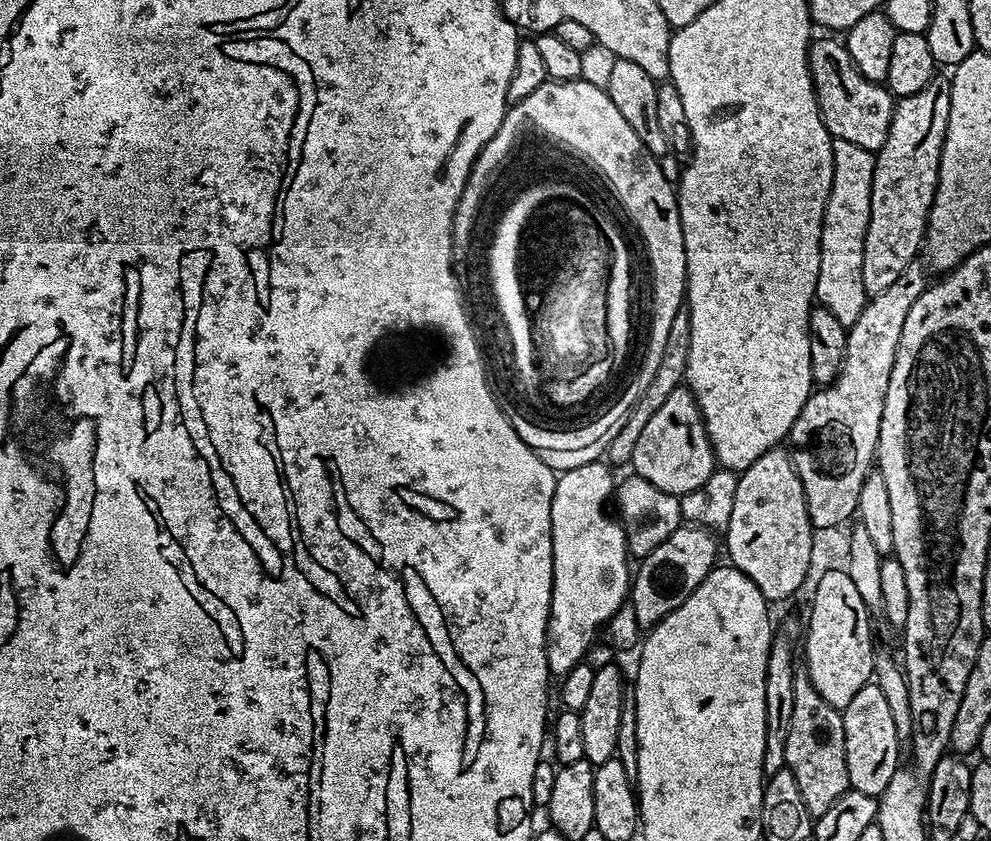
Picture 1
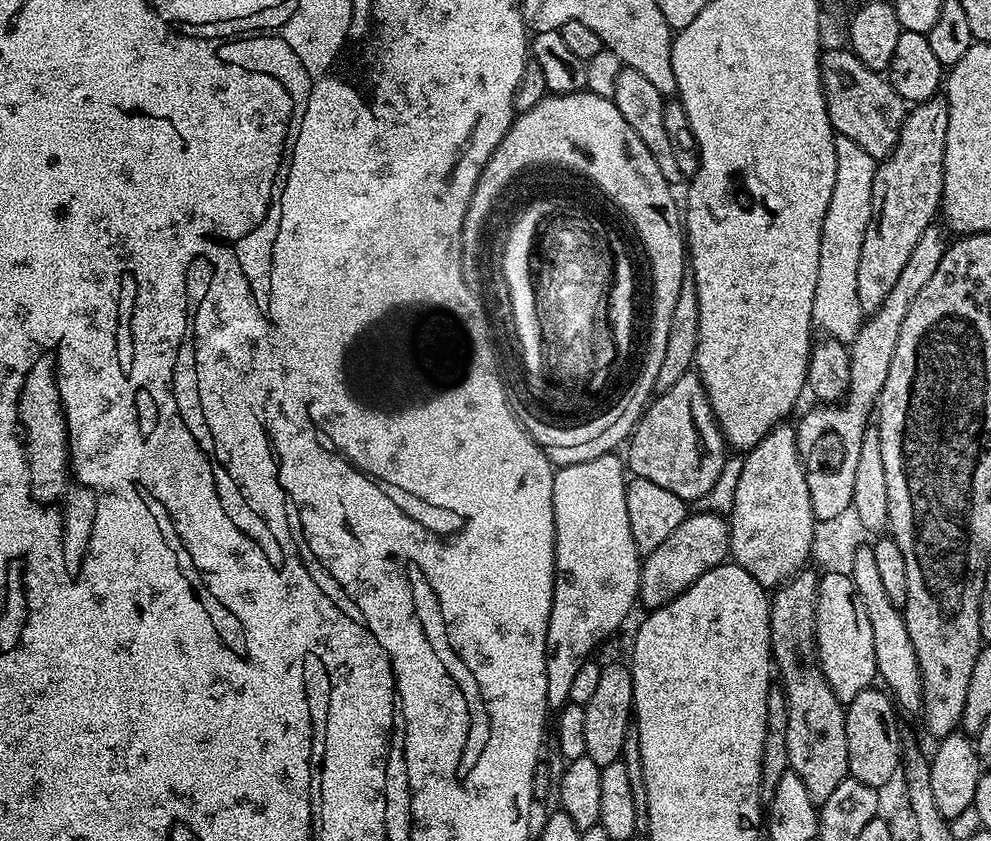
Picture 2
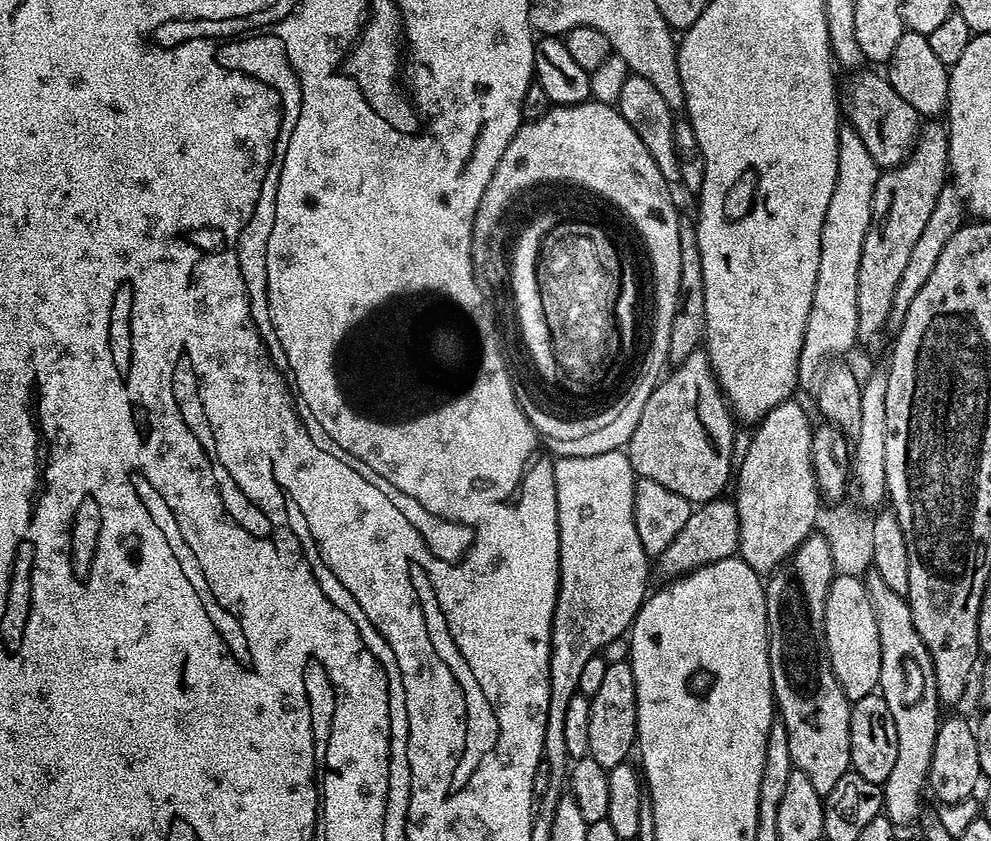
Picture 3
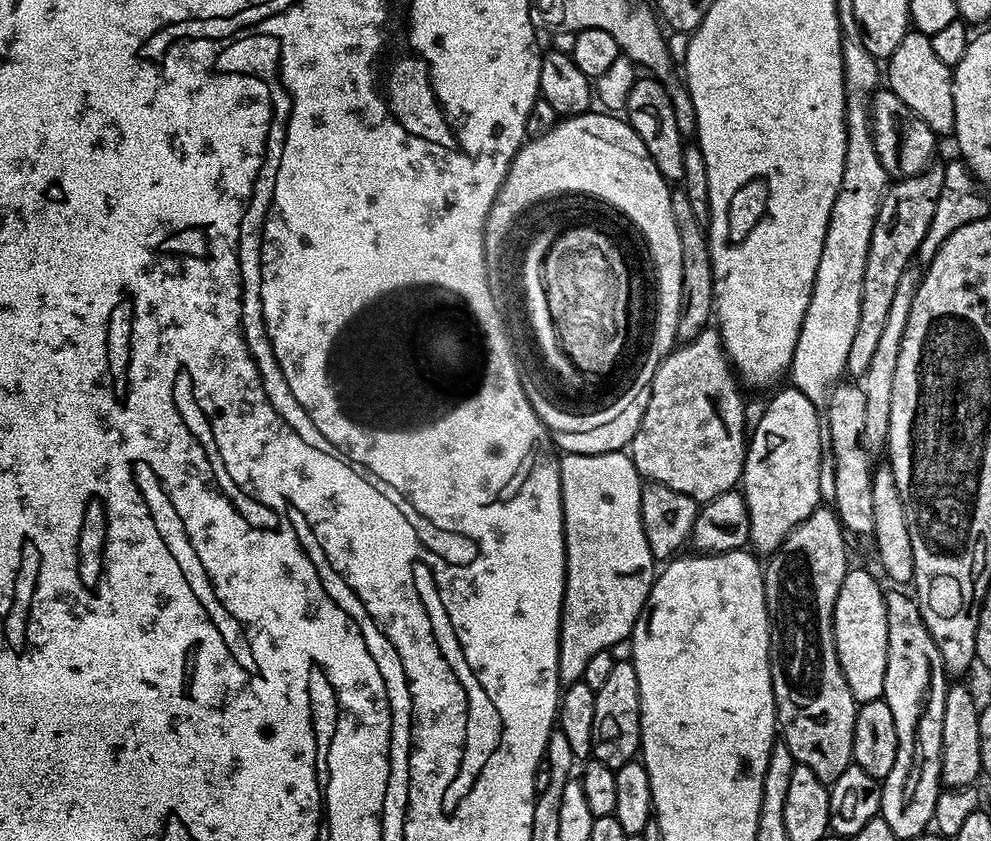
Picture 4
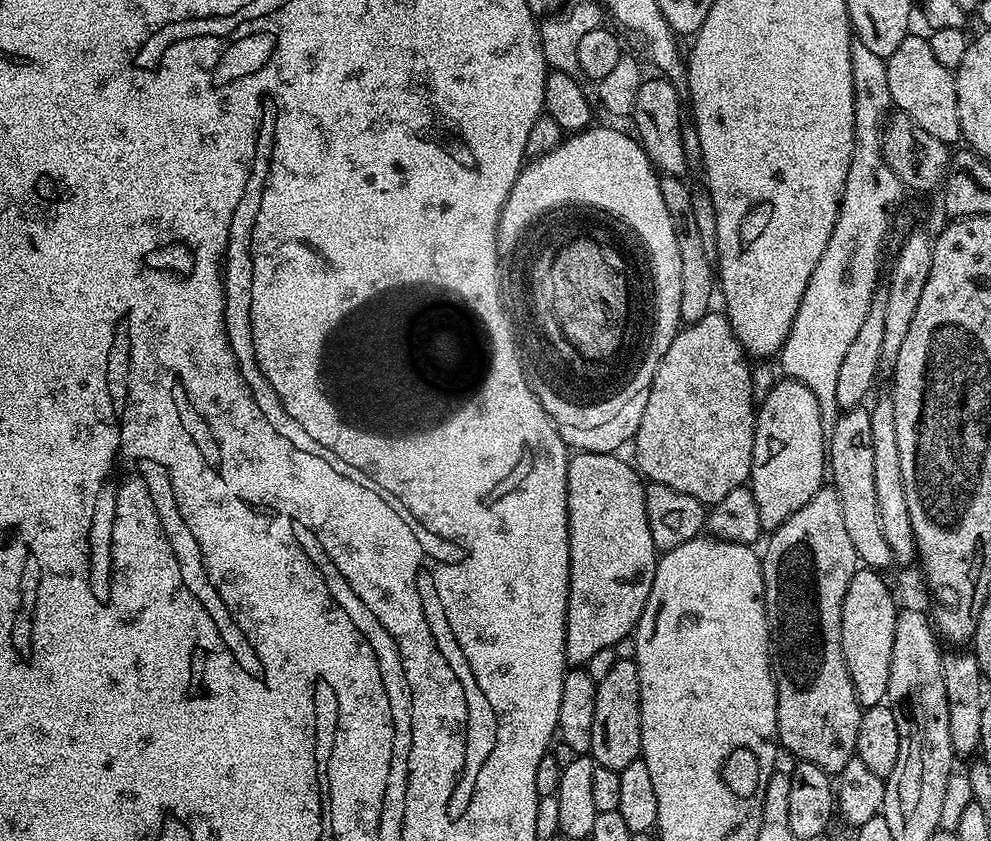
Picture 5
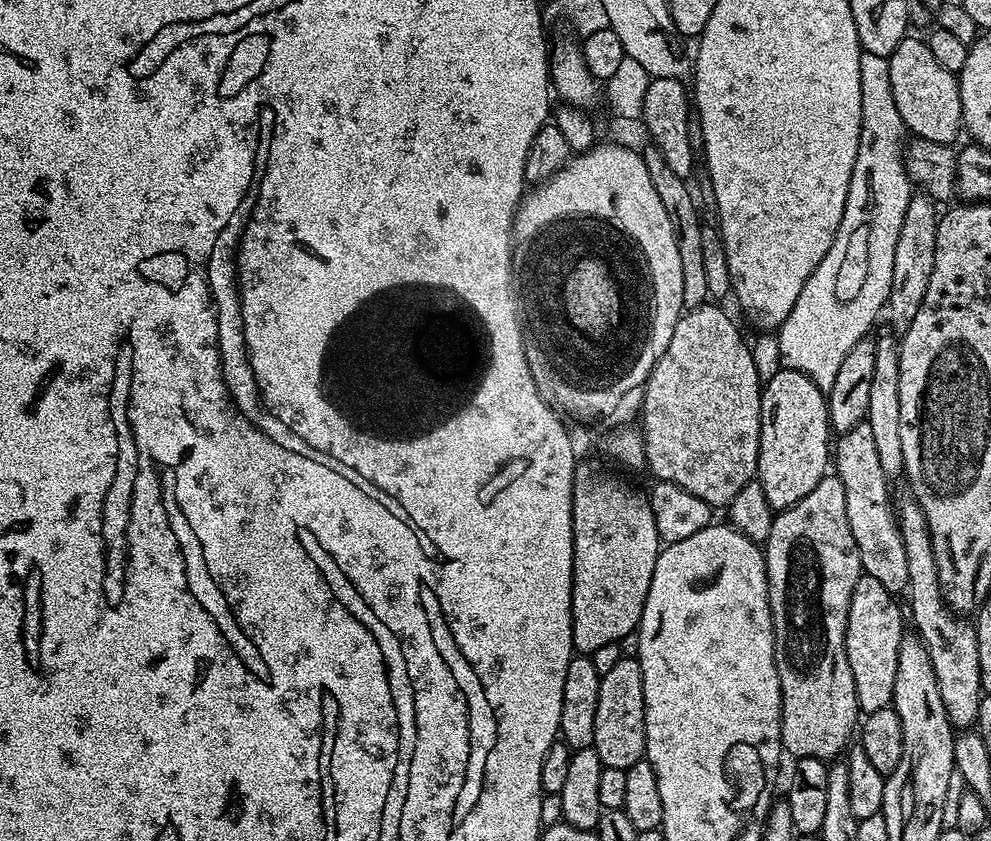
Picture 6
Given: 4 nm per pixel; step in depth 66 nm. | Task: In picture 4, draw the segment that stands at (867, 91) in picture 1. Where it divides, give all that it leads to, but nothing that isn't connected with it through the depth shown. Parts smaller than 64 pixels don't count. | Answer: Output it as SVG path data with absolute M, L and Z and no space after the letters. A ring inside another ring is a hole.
M890 90L877 91L870 105L872 141L876 156L893 179L923 175L930 167L938 137L905 103Z

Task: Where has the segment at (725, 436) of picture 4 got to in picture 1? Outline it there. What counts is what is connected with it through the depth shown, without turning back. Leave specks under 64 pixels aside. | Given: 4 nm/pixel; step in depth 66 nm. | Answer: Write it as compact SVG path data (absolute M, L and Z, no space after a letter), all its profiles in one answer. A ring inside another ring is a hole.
M687 387L676 388L656 411L654 418L646 422L634 445L630 468L635 475L646 478L650 486L658 486L658 490L666 490L666 494L678 497L698 490L717 470L716 455L712 453L704 419Z

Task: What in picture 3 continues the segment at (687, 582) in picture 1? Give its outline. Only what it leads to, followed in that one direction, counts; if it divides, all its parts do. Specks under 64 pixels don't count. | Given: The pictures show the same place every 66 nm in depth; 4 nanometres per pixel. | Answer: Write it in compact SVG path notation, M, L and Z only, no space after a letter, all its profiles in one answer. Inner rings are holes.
M717 498L693 507L686 526L674 537L674 542L658 558L658 564L668 578L677 578L686 572L701 568L704 564L713 564L727 556L736 556L740 547L740 523L738 510L731 499Z

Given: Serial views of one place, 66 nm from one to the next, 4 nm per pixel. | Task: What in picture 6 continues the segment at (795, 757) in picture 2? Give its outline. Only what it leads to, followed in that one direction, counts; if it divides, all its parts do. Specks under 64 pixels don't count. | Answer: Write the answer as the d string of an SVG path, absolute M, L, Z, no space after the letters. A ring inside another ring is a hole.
M825 474L802 498L802 502L794 502L794 506L781 508L772 517L770 534L762 545L764 549L764 565L768 575L768 597L770 598L770 614L774 630L774 658L780 679L780 743L783 751L794 754L797 758L818 758L825 762L835 761L845 755L846 749L853 743L854 733L858 728L858 717L861 715L858 698L854 690L854 674L850 674L850 662L846 658L846 626L850 614L850 598L854 594L854 586L858 586L858 578L862 575L860 567L860 551L854 542L854 534L850 534L850 522L846 522L846 494L842 482L835 474Z

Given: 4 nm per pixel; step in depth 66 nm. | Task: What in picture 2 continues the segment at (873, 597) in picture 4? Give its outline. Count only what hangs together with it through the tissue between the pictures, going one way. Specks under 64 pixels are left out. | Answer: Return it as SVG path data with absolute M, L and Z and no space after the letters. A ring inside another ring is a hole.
M824 572L819 581L820 591L816 593L816 653L826 682L841 704L846 706L858 698L863 688L873 687L877 679L874 634L870 634L870 618L866 618L866 606L862 606L862 598L858 598L851 575Z

